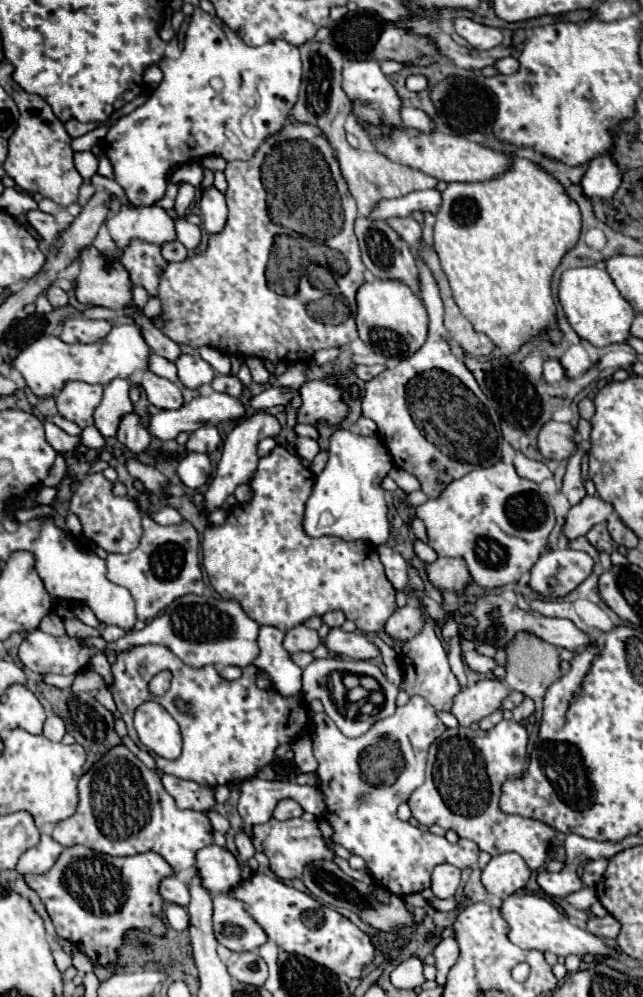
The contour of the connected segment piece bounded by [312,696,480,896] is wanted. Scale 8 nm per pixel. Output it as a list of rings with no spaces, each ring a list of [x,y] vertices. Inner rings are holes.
[[[412,696],[404,708],[398,708],[394,716],[376,722],[360,738],[344,736],[324,712],[314,714],[312,722],[314,756],[318,760],[316,774],[328,810],[326,820],[334,830],[332,842],[344,846],[350,854],[364,858],[368,874],[374,876],[380,886],[396,896],[408,896],[430,886],[430,874],[436,864],[448,862],[460,870],[476,864],[480,850],[472,840],[450,844],[444,836],[420,830],[396,816],[398,806],[424,784],[428,746],[446,730],[436,716],[436,710],[432,710],[424,698]]]

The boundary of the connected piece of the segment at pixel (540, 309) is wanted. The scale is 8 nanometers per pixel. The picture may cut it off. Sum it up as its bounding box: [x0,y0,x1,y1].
[434,156,582,354]

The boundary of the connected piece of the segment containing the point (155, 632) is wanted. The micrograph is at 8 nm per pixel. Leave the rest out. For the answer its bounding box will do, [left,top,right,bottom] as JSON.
[84,594,258,668]

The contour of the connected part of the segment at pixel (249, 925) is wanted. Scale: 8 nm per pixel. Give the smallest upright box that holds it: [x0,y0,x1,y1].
[214,894,268,952]

